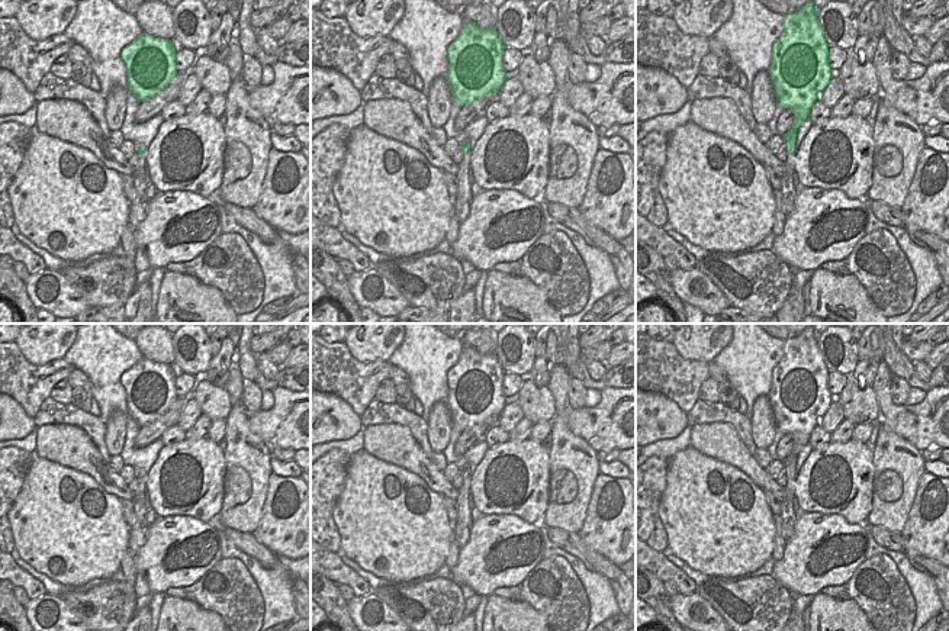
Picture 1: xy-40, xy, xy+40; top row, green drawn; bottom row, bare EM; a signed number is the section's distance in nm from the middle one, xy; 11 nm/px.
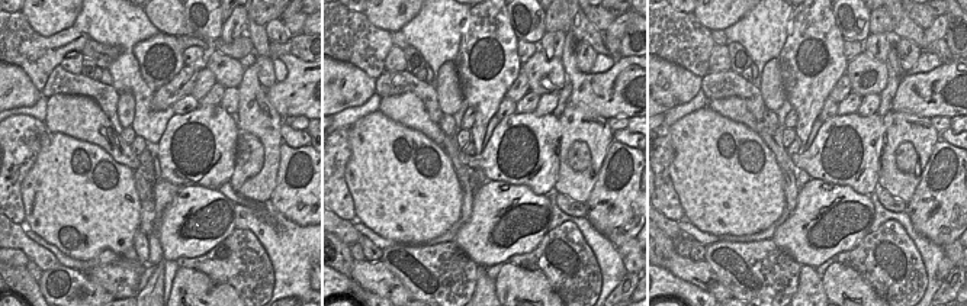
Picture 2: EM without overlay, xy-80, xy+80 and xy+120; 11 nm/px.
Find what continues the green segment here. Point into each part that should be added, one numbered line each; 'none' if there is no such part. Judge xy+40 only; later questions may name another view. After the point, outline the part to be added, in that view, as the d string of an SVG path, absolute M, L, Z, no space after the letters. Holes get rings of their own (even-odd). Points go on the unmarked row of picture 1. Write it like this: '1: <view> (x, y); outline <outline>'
1: xy+40 (788, 515); outline M795 474L786 480L785 499L781 502L781 518L782 518L782 537L788 541L794 532L797 522L797 512L792 509L792 499L795 490Z

